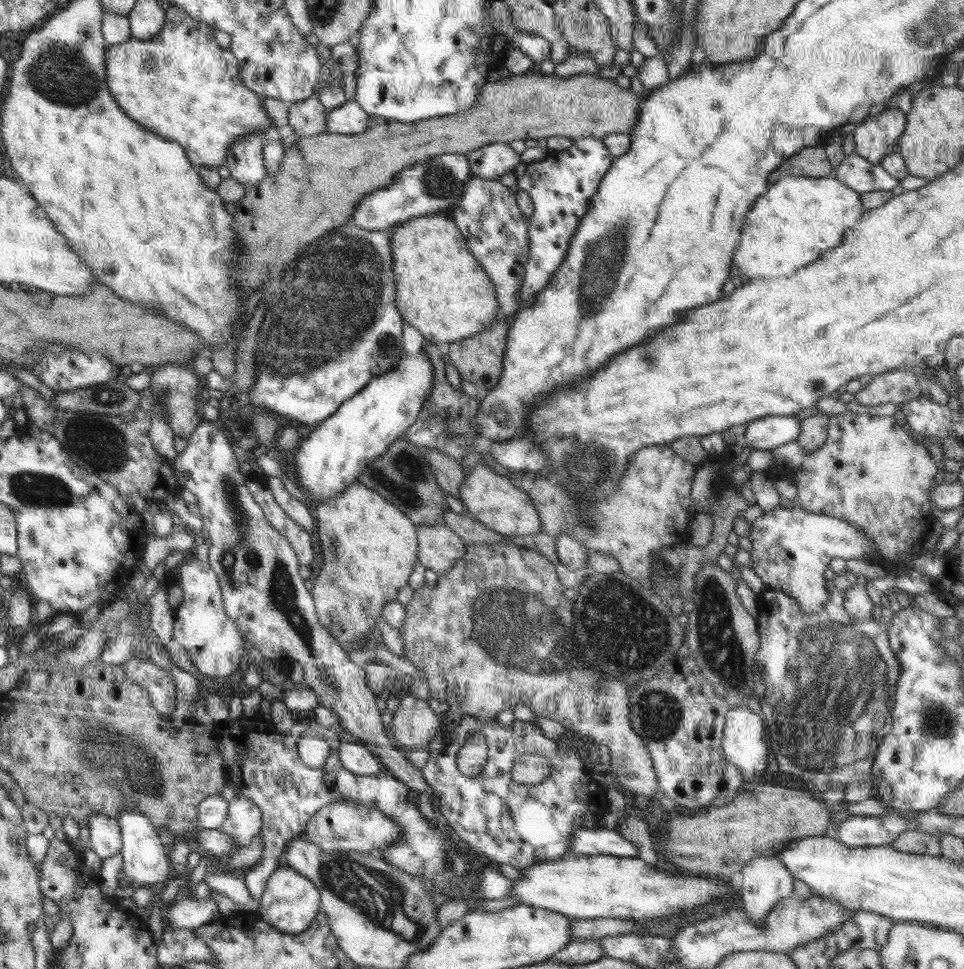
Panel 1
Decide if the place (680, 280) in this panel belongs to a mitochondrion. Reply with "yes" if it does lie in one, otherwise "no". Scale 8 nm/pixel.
no

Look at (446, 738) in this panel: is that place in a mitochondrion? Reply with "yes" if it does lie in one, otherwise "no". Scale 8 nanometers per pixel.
no

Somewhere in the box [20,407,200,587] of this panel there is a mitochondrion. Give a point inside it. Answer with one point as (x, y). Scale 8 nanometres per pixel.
(97, 442)

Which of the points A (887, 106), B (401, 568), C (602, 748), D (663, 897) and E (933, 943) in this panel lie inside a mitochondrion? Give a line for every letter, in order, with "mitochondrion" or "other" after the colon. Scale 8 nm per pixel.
A: other
B: other
C: other
D: other
E: other

